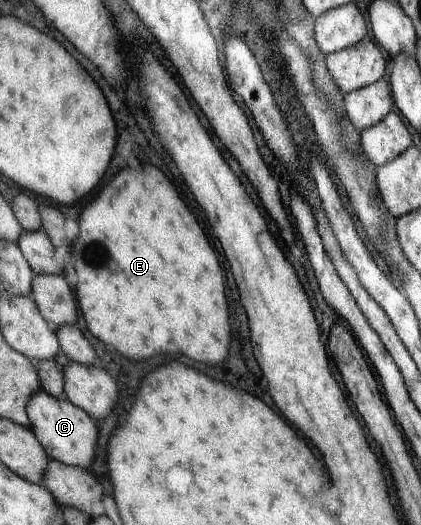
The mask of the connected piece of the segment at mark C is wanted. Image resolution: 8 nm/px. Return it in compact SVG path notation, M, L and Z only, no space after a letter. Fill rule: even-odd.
M38 390L27 403L28 419L30 428L35 432L36 439L44 445L47 455L53 460L69 466L80 466L87 468L94 457L96 451L96 435L98 429L81 407L76 407L66 397L57 398L44 390Z

